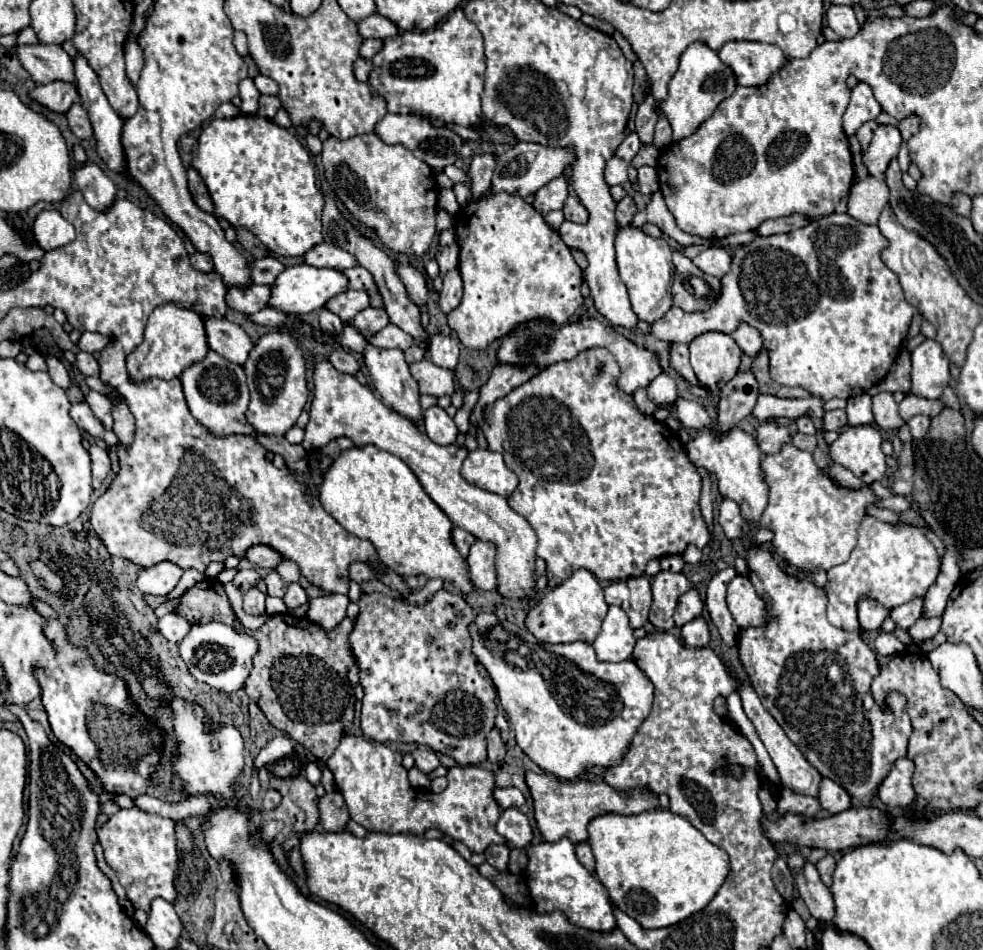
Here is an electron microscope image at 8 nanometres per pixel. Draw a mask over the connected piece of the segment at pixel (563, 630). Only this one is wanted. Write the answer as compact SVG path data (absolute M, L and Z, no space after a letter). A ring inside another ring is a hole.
M578 569L570 575L568 581L548 591L536 605L528 609L526 629L542 643L572 643L584 641L592 643L600 633L600 625L608 613L604 593L596 577L588 569Z

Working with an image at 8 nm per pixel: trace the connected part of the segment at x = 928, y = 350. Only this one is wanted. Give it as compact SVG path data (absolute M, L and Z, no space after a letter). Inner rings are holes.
M926 339L912 351L912 387L910 393L924 399L940 399L948 387L948 359L934 339Z

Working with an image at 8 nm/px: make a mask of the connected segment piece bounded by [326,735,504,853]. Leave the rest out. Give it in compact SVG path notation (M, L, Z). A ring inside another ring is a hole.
M344 735L334 755L326 761L326 767L334 775L334 785L346 801L350 819L368 831L424 833L434 827L462 841L472 853L484 853L488 845L504 843L494 829L500 817L494 799L494 773L484 767L456 765L448 769L448 787L440 795L416 791L408 781L408 771L402 767L402 755L398 751L358 735Z

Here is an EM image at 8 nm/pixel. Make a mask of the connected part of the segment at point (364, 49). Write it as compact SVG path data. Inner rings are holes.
M366 39L366 41L360 45L360 57L372 59L374 53L380 49L380 45L382 45L380 39Z

